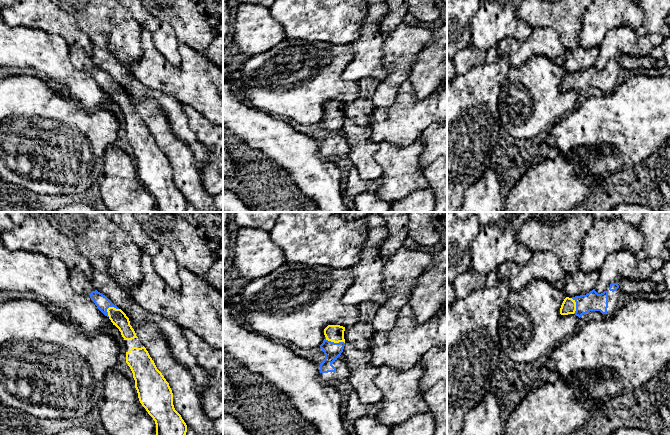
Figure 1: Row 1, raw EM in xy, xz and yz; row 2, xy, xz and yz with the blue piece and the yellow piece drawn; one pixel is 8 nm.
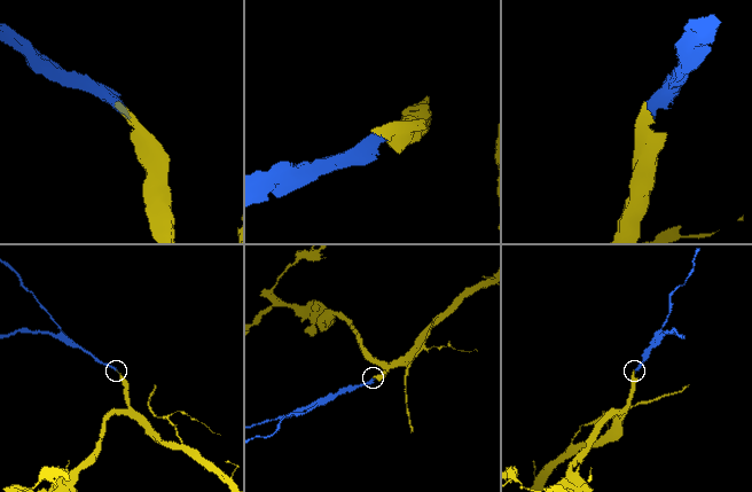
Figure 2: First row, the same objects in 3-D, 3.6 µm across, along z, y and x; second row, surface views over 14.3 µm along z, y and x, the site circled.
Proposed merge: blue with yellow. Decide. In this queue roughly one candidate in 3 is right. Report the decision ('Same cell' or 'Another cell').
Same cell

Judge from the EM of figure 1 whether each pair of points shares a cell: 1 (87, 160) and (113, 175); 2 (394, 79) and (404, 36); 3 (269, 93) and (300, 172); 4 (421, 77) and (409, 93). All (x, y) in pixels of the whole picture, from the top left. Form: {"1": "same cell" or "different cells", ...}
{"1": "different cells", "2": "same cell", "3": "different cells", "4": "different cells"}

